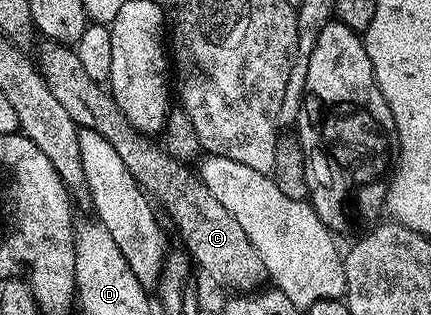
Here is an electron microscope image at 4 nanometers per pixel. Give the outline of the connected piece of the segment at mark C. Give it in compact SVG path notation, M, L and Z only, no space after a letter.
M43 42L43 47L36 56L36 66L42 72L42 79L52 89L52 97L60 101L60 106L72 117L78 128L96 129L116 149L116 154L128 165L128 173L136 177L142 190L150 196L155 204L166 206L178 235L182 238L185 254L206 275L211 275L222 287L231 287L234 293L249 293L263 286L267 278L260 253L248 241L248 233L240 229L236 217L208 193L197 174L187 164L179 163L166 152L165 146L153 143L149 134L137 131L120 113L116 101L107 88L97 83L84 69L77 50L60 43Z

